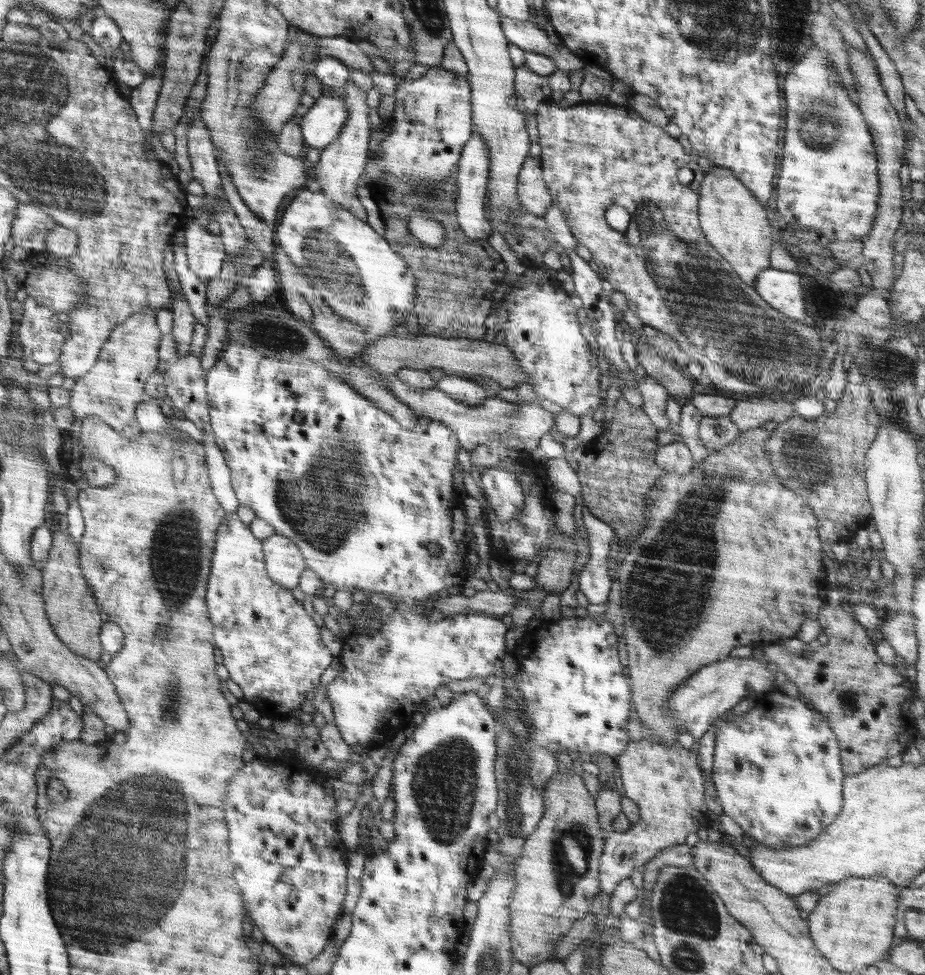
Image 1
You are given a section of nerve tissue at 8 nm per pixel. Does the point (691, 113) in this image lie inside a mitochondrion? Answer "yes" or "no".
no

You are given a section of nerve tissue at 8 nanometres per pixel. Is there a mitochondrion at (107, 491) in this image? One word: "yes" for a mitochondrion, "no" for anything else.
no

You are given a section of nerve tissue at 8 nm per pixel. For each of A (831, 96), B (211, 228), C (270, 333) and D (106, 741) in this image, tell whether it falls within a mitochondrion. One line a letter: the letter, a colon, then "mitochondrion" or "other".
A: mitochondrion
B: other
C: mitochondrion
D: other

